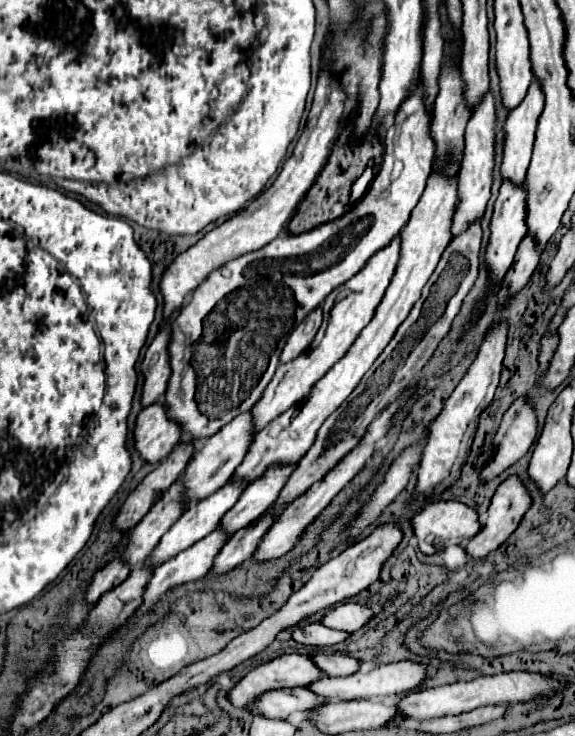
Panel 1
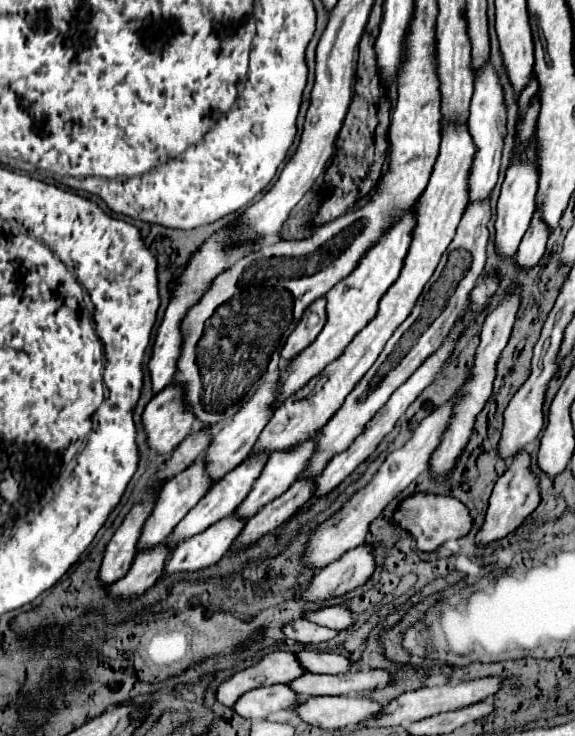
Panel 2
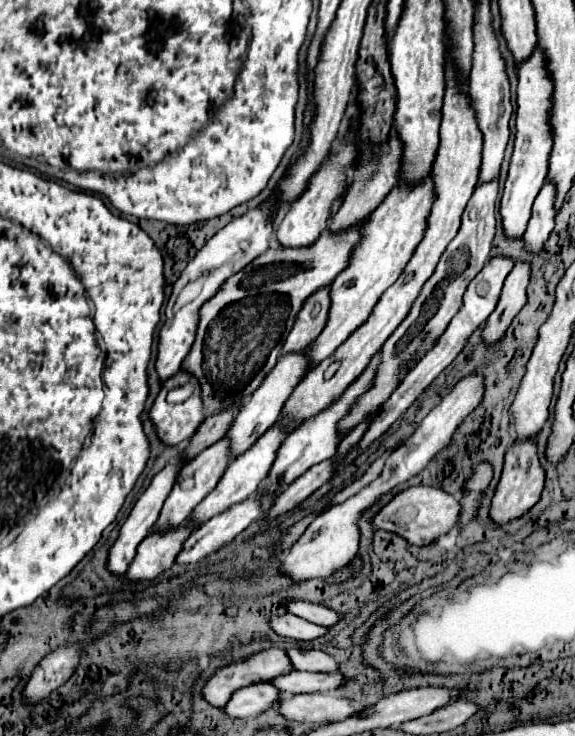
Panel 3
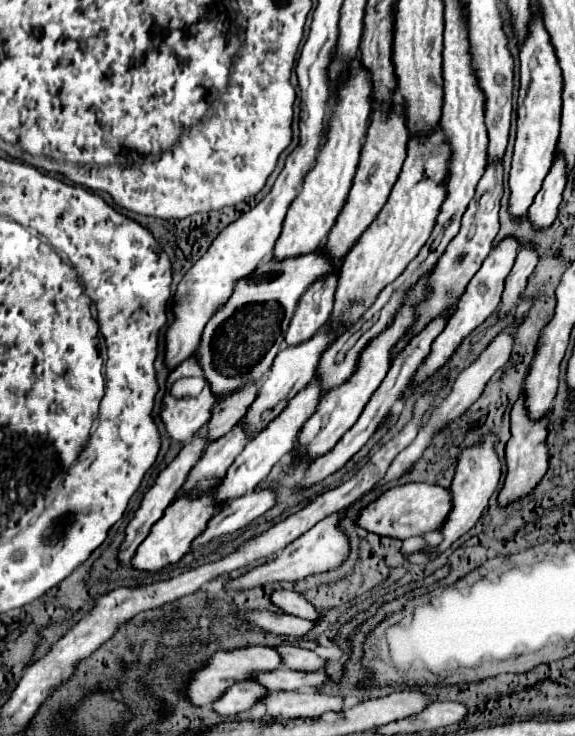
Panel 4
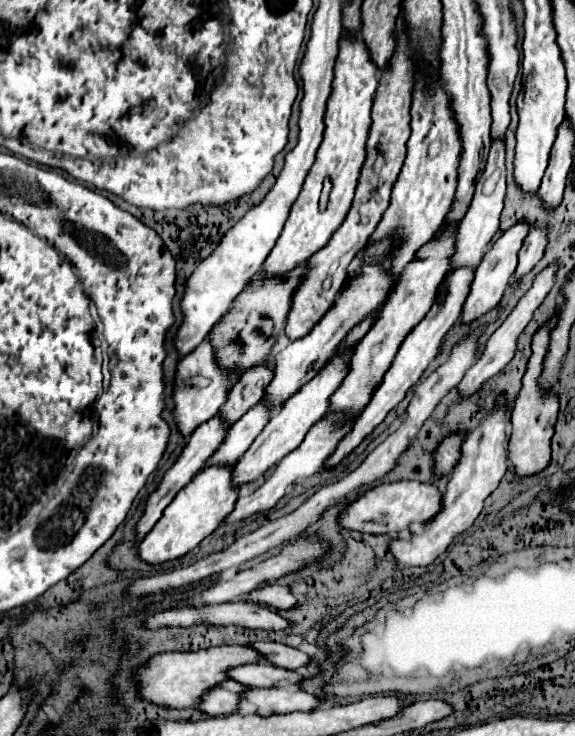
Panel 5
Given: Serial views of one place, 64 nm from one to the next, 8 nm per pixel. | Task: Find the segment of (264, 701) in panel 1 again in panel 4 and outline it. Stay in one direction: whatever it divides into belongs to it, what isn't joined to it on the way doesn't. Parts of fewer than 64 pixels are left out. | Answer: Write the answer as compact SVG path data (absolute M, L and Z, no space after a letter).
M238 682L232 688L226 690L226 694L212 704L212 708L220 716L236 716L240 712L248 712L252 706L258 704L258 700L264 700L268 696L266 688L258 682Z

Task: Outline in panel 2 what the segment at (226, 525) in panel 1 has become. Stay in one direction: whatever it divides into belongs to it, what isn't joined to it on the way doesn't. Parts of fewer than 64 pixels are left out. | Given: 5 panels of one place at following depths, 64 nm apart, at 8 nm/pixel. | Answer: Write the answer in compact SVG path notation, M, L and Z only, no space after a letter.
M316 438L288 450L288 452L274 452L266 468L262 470L262 476L254 482L254 488L250 490L250 496L246 496L246 502L234 510L234 516L240 520L250 520L252 516L258 514L266 502L274 500L274 496L282 496L286 488L298 478L298 474L306 468L310 456L314 454L316 448Z

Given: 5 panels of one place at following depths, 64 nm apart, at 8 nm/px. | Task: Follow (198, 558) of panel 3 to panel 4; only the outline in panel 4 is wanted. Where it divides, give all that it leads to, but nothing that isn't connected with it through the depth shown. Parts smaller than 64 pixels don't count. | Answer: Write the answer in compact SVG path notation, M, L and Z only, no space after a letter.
M270 490L252 492L232 500L230 504L226 504L226 508L222 508L222 512L218 512L218 516L214 516L214 520L210 520L206 532L202 532L198 540L194 540L194 548L190 548L190 552L196 552L198 548L210 544L214 538L222 538L236 530L246 528L250 522L254 522L272 506L274 506L274 492Z

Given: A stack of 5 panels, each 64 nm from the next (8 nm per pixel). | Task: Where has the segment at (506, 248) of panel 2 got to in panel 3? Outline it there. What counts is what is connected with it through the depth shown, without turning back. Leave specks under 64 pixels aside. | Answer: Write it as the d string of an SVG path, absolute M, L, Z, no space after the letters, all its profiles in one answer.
M540 48L520 66L520 82L518 82L518 110L516 110L516 144L514 154L508 170L508 178L504 184L504 194L500 200L500 216L502 216L502 230L506 238L522 238L526 232L526 224L530 220L530 208L534 204L534 196L538 196L546 172L548 172L548 154L552 148L548 112L550 112L550 94L552 82L548 78L544 66L544 54Z

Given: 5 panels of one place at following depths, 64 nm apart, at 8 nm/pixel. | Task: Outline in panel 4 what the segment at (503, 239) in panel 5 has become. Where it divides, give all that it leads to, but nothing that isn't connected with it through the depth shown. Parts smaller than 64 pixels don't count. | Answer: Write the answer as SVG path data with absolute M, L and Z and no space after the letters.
M512 238L502 240L484 260L482 268L476 272L476 276L470 280L470 284L466 286L466 292L460 296L458 306L454 316L450 316L450 324L446 324L446 332L442 332L442 336L438 336L438 340L434 340L434 348L430 350L430 356L426 358L426 364L422 364L422 368L418 368L418 380L414 380L414 384L410 384L410 392L422 384L424 380L432 378L434 374L438 374L438 370L454 356L454 352L458 350L458 346L462 344L462 340L472 334L472 330L476 330L490 314L496 312L498 304L500 304L500 294L504 290L504 280L510 274L512 266L514 266L514 258L518 254L518 242Z

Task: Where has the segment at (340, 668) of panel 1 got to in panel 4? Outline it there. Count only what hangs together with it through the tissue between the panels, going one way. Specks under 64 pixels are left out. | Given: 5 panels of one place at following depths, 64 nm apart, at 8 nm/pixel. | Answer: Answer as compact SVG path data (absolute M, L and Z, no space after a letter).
M280 644L276 646L276 650L282 656L282 662L286 668L290 670L324 670L326 660L320 658L316 652L312 650L304 650L298 646L290 646L290 644Z

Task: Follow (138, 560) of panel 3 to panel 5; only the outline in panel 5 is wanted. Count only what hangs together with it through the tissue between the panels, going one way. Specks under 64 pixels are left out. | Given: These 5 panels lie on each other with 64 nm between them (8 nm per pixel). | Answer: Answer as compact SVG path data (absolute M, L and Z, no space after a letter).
M212 466L204 468L194 476L194 480L182 488L170 506L164 510L162 518L154 524L150 534L138 546L138 554L146 564L162 564L176 560L196 548L210 532L214 532L220 522L232 512L238 498L238 488L232 486L232 468Z

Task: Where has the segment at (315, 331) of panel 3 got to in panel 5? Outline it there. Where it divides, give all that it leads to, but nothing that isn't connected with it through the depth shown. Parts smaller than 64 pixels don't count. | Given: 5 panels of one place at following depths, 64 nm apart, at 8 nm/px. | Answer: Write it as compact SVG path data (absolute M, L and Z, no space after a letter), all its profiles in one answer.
M396 28L396 52L392 56L390 68L382 72L380 86L374 98L372 126L370 126L370 136L366 142L366 160L364 160L364 166L358 178L354 204L350 206L350 212L346 214L342 228L338 228L338 232L334 232L334 236L330 238L330 244L318 250L308 262L310 272L292 298L292 310L286 322L288 340L298 340L298 336L306 336L306 332L310 332L310 328L314 328L318 320L322 320L324 312L328 312L334 306L334 300L344 284L346 268L350 260L356 256L356 252L364 248L368 236L374 232L384 210L388 208L390 192L404 164L406 142L410 136L410 102L412 102L412 86L414 86L410 74L412 74L410 50L406 46L402 28Z

